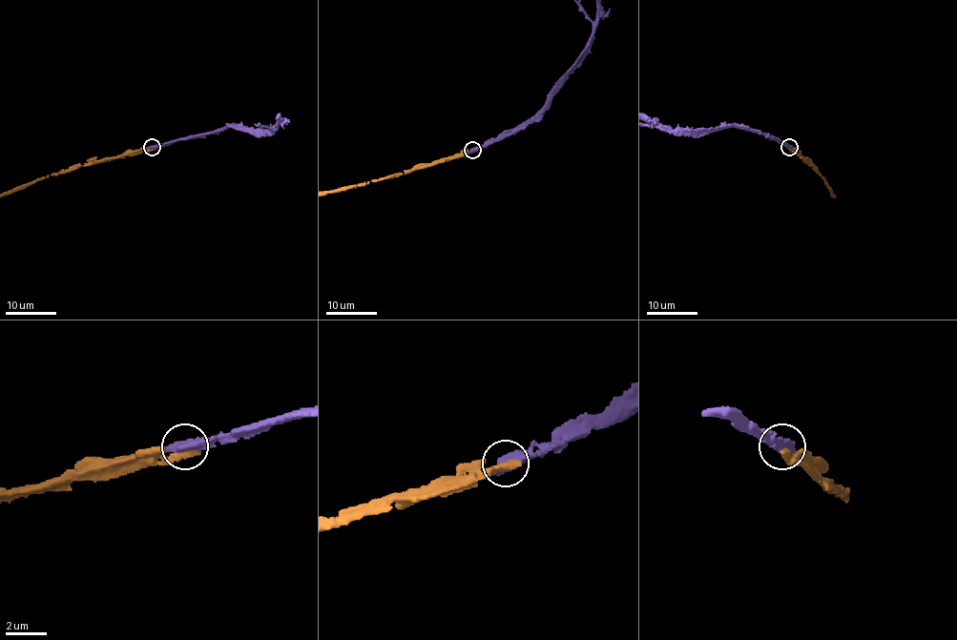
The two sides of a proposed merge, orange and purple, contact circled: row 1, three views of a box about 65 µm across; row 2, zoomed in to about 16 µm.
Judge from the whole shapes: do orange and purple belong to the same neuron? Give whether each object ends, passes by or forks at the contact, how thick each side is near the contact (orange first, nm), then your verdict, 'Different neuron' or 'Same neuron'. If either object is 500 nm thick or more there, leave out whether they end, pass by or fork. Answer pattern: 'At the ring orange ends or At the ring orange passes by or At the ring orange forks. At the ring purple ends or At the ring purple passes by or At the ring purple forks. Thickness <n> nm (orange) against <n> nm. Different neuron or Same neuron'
Thickness 480 nm (orange) against 650 nm. Same neuron

